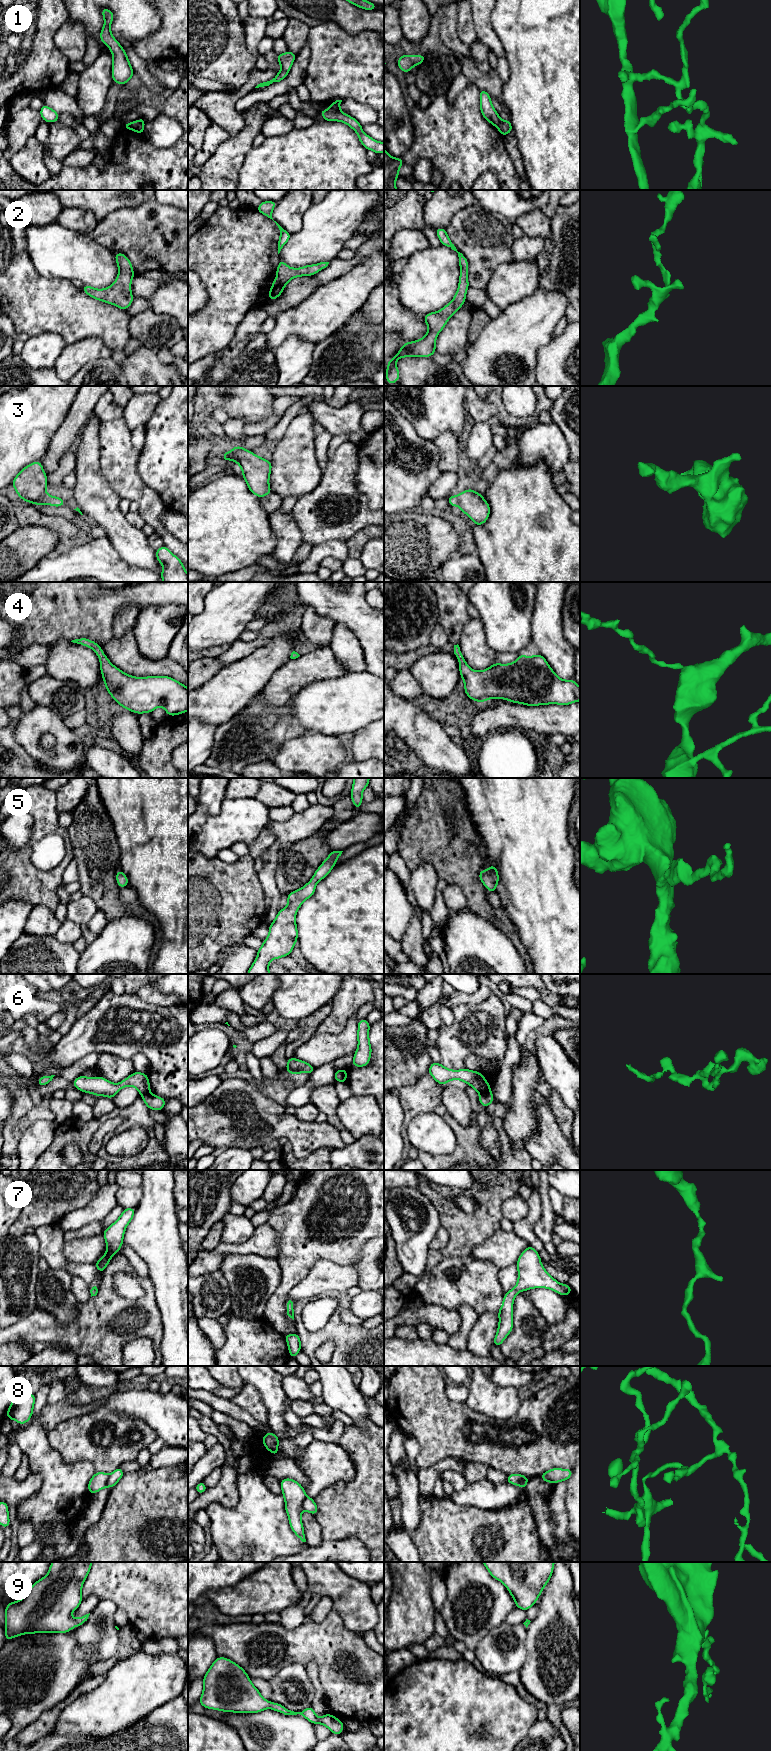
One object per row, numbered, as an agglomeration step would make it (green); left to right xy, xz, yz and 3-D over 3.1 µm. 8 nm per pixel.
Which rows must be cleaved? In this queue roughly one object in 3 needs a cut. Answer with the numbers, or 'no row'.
1, 8

